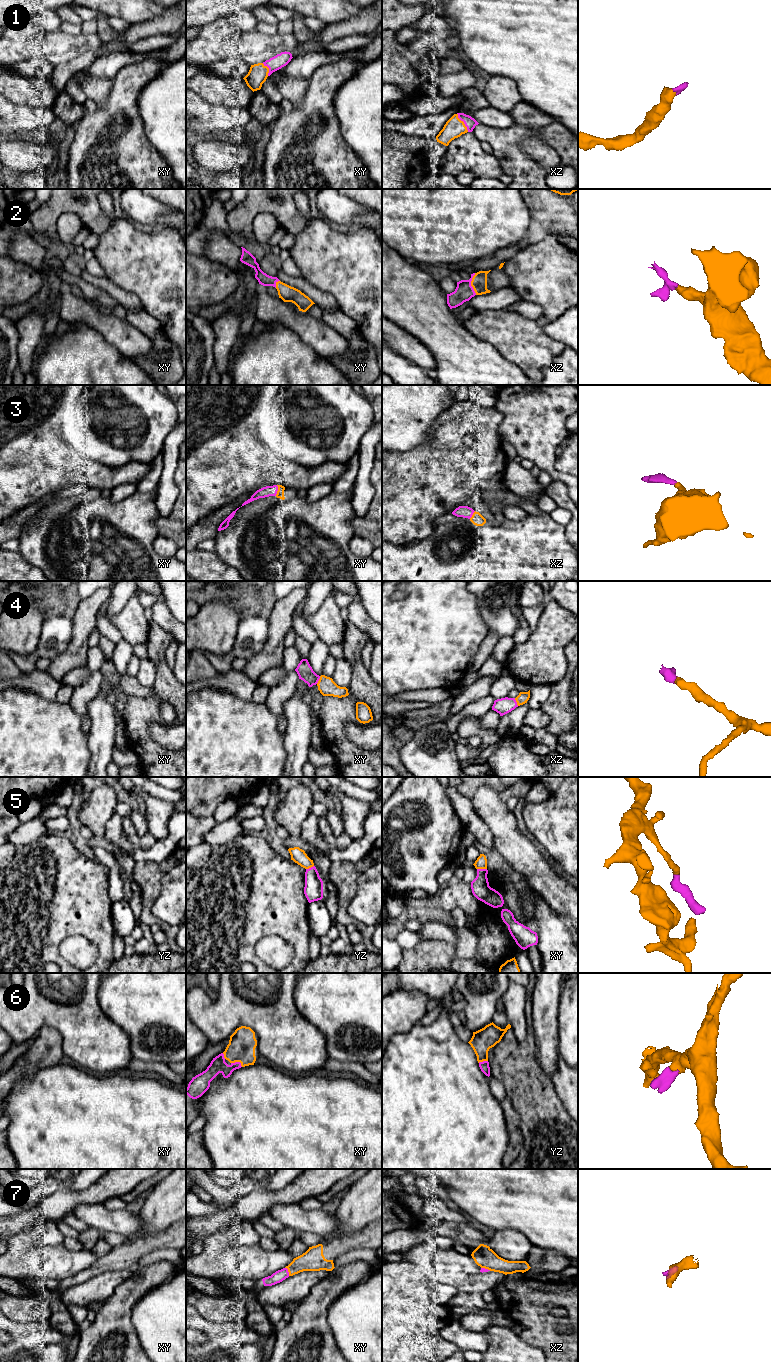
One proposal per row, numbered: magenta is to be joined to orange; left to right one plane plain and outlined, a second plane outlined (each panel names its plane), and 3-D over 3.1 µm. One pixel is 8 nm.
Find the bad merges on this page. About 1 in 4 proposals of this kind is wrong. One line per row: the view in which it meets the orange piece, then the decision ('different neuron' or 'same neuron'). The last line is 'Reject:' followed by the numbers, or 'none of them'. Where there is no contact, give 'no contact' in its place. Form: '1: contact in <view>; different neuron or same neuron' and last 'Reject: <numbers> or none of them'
1: contact in xz; same neuron
2: contact in xz; same neuron
3: contact in xy; same neuron
4: contact in xy; same neuron
5: contact in xy; same neuron
6: contact in xy; same neuron
7: contact in xy; same neuron
Reject: none of them

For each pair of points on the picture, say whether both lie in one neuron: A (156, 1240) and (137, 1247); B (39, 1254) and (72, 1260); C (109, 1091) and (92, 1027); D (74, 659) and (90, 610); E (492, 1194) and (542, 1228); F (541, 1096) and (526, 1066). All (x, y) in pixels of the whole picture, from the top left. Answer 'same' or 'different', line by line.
A: same
B: same
C: different
D: same
E: same
F: same

